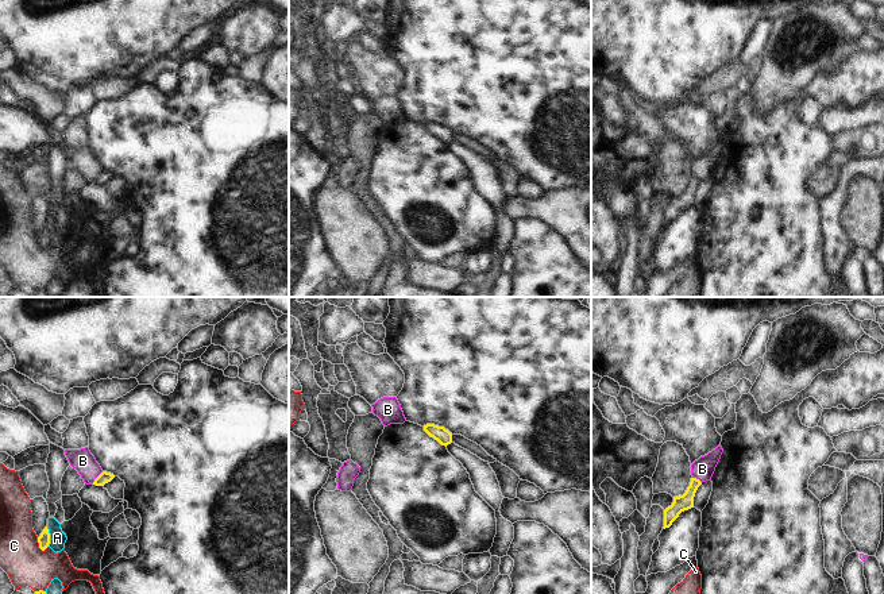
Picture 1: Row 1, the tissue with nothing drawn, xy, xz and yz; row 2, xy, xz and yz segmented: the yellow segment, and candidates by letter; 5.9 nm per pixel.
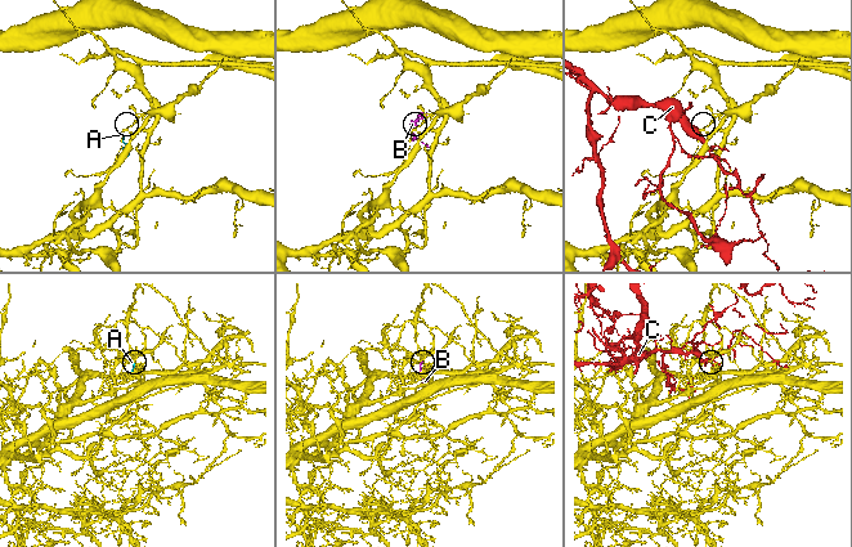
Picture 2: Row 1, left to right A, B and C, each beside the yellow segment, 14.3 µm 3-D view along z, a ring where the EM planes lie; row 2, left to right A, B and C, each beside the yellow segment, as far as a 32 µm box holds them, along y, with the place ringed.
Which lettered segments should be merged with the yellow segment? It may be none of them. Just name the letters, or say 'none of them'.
none of them

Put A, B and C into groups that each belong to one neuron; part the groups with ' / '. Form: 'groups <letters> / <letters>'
groups A / B C

